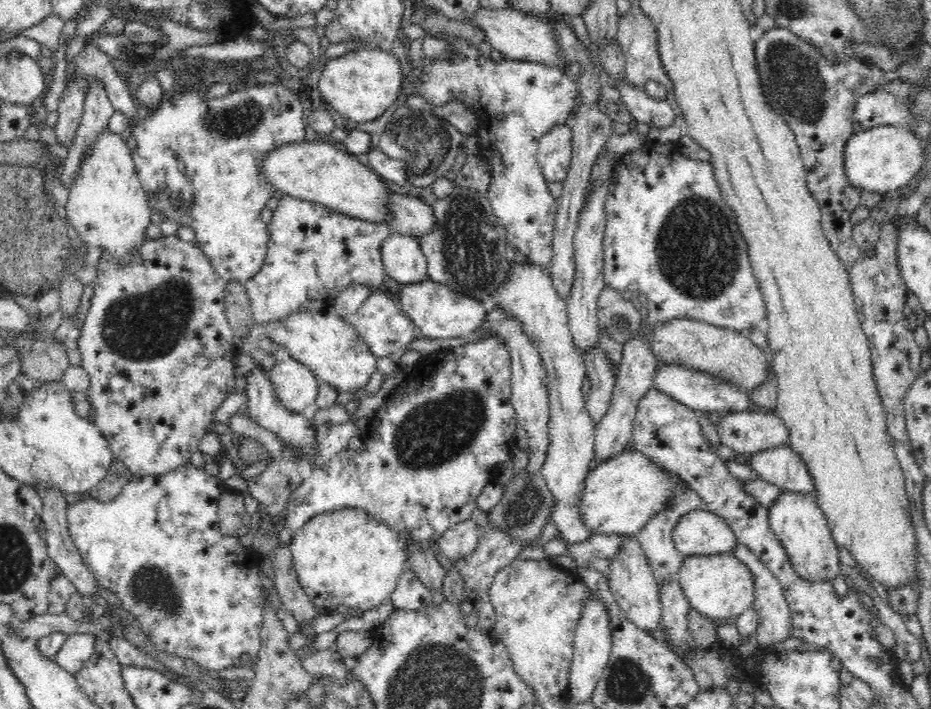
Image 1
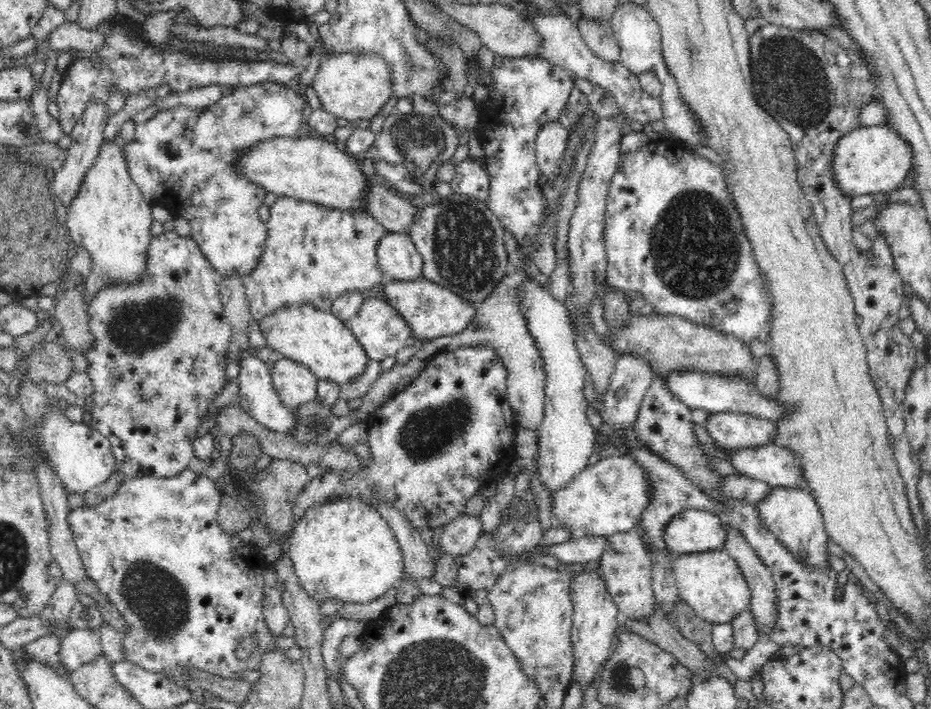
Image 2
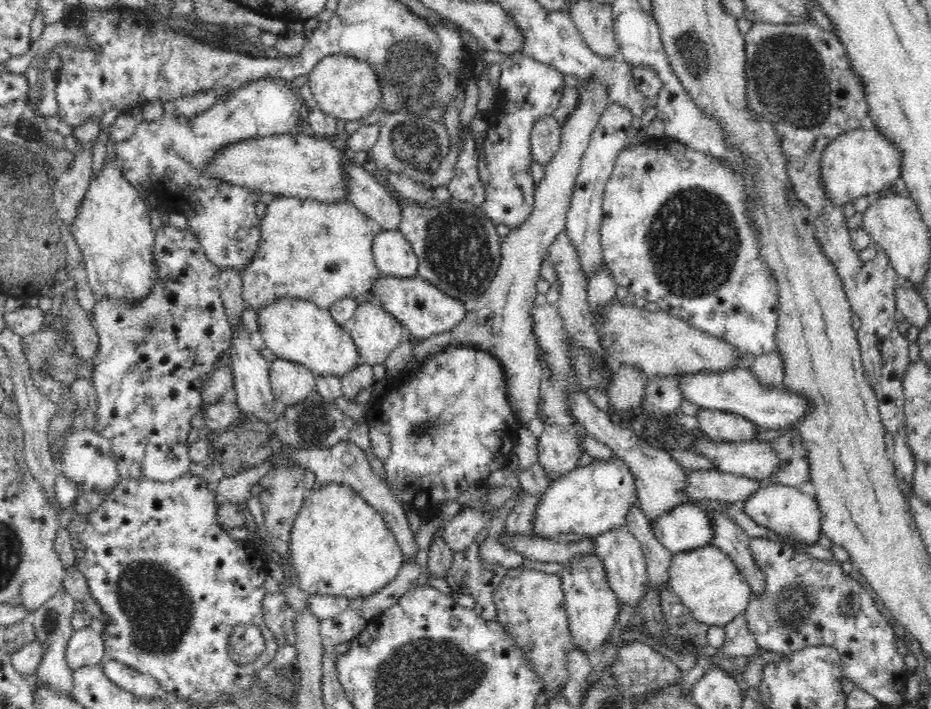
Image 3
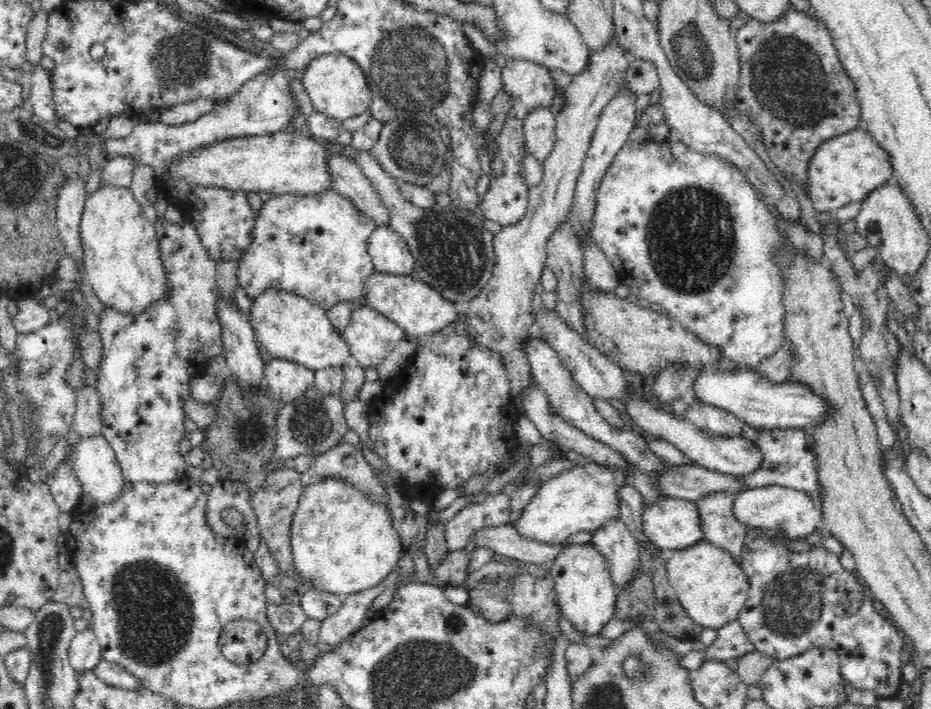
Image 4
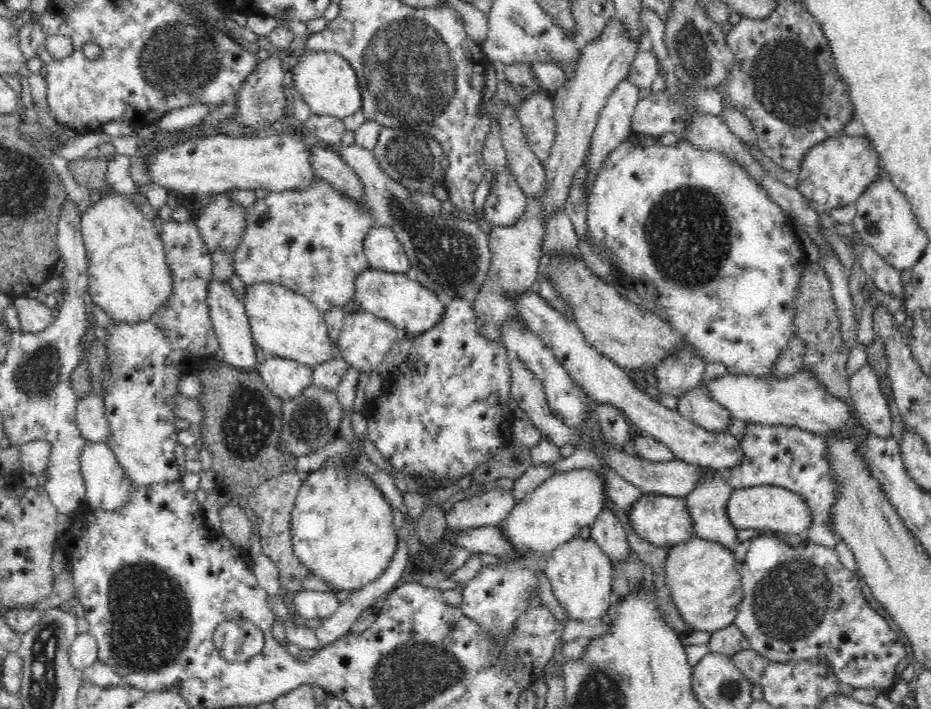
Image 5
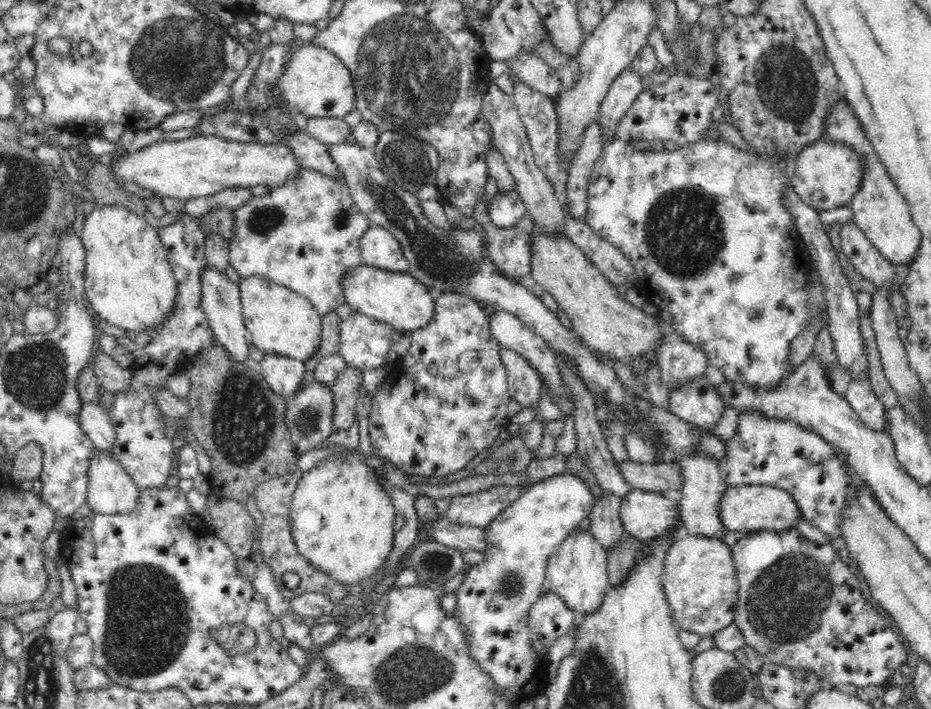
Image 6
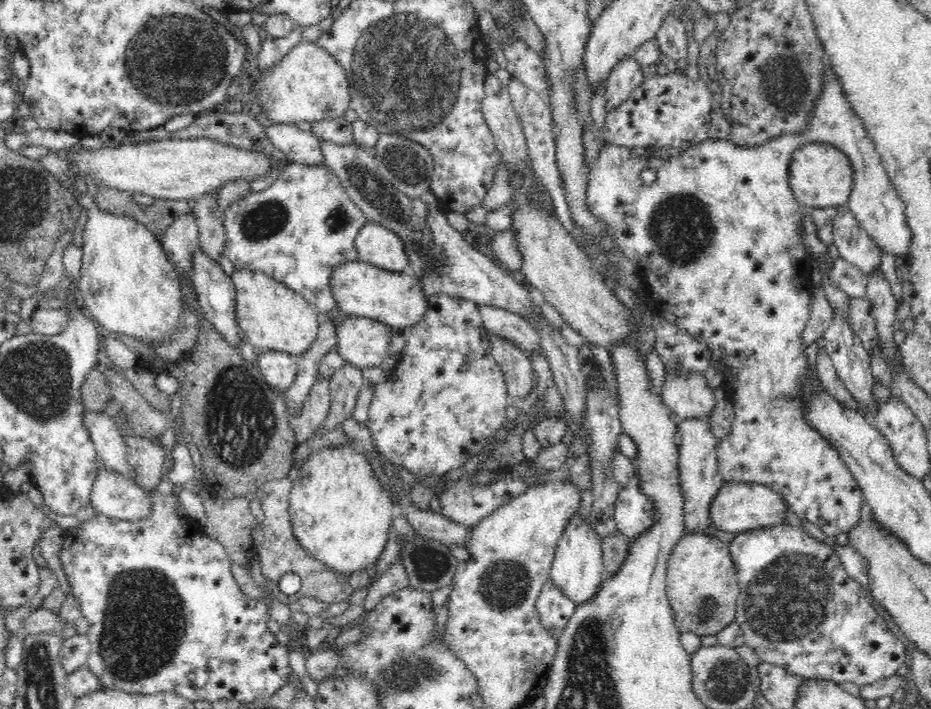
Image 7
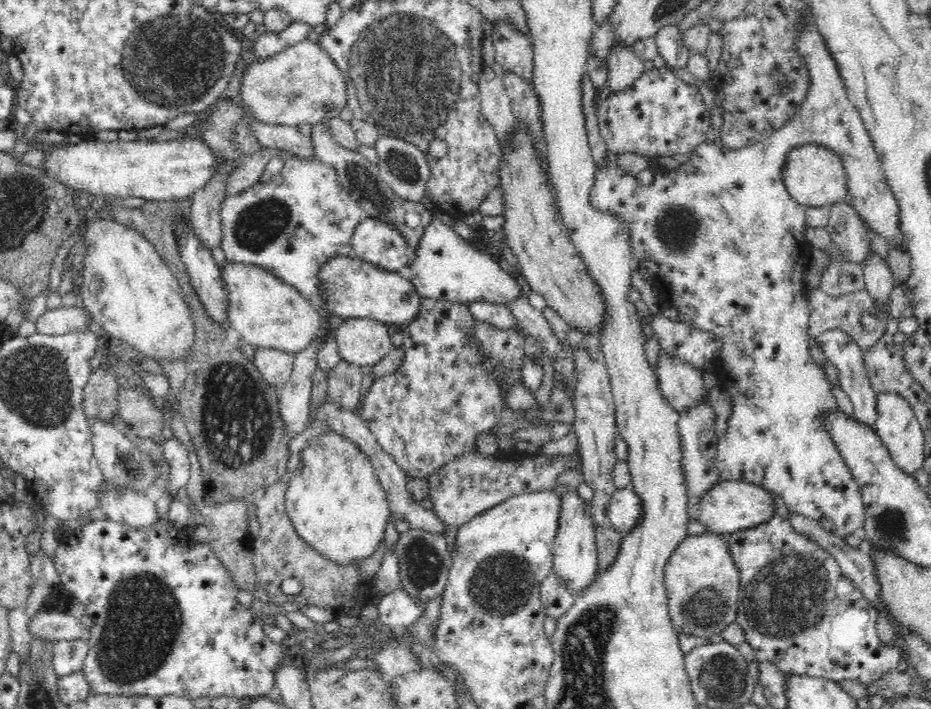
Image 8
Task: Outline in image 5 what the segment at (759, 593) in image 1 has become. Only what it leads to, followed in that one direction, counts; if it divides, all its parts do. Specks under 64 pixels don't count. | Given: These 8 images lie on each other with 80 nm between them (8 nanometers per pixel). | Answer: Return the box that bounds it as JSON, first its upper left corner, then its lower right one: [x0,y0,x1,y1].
[685,467,739,552]

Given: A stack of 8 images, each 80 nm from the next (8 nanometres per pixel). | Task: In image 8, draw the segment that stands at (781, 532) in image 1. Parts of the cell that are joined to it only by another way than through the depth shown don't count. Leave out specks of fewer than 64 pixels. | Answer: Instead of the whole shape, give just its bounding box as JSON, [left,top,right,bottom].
[696,480,776,536]

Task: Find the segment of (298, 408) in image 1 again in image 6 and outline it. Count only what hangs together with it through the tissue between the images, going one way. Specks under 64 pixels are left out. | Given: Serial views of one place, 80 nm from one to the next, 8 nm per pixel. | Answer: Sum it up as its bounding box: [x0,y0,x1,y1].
[260,354,305,399]

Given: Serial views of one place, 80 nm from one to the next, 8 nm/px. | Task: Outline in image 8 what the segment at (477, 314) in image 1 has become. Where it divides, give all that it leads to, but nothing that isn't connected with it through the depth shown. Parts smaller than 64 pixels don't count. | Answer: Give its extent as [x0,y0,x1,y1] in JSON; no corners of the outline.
[318,256,422,328]

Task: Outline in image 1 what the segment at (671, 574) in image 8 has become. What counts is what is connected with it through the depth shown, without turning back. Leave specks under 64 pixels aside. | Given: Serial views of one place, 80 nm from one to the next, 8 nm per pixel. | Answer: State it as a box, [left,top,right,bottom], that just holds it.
[678,552,756,620]

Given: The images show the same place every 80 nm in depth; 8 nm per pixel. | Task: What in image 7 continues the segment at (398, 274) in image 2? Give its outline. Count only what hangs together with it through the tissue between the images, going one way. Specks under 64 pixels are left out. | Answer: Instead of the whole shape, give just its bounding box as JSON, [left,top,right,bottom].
[355,220,409,272]

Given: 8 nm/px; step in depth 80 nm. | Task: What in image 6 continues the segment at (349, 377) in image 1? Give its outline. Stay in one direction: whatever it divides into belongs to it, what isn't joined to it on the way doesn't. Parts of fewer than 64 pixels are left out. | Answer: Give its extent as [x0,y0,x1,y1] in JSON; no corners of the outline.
[237,277,323,362]

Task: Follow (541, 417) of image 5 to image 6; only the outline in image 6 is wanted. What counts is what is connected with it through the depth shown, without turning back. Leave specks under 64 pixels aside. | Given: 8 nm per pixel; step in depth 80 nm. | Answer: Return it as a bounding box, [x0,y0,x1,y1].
[499,347,542,411]

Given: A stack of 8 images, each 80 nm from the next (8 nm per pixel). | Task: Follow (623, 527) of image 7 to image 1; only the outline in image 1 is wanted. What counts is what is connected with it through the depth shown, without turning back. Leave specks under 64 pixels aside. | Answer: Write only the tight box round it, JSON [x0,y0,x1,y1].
[672,508,738,556]

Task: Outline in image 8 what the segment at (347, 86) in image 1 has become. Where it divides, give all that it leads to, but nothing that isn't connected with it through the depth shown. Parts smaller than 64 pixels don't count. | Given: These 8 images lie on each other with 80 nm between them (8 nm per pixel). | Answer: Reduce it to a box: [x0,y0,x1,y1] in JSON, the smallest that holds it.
[239,39,347,126]

